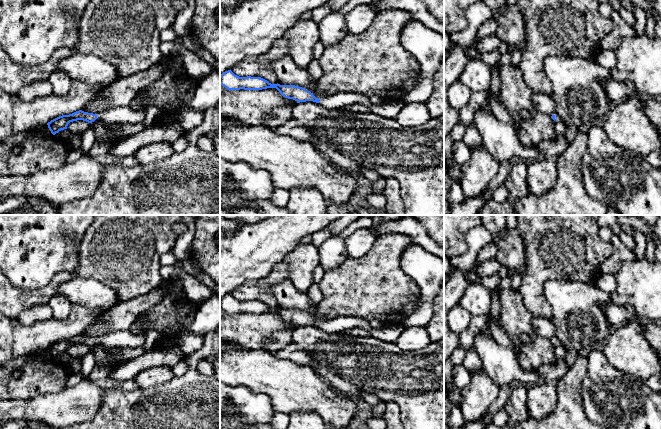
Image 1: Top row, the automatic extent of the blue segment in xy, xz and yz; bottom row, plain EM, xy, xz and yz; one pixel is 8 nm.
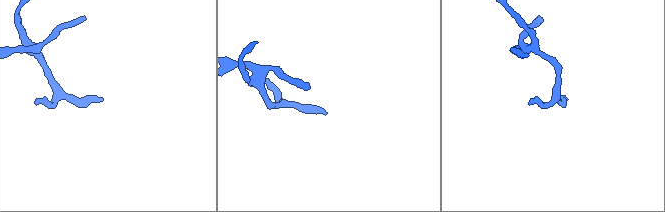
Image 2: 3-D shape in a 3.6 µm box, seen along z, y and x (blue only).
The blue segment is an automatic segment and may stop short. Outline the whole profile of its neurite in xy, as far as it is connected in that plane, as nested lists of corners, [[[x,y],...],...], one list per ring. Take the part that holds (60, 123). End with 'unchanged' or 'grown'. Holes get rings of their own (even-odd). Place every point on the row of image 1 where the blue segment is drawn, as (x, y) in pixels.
[[[129,106],[112,107],[97,115],[79,110],[69,115],[59,116],[48,122],[47,125],[51,133],[55,135],[59,131],[67,129],[70,122],[83,120],[92,123],[96,119],[110,124],[137,124],[144,121],[145,112],[132,109]]] | grown

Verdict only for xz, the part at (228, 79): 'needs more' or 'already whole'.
needs more

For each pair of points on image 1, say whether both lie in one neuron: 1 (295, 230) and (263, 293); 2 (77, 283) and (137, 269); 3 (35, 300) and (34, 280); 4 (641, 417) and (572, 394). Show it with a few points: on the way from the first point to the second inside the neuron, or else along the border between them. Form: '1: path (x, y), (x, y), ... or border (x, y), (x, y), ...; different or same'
1: border (283, 259), (262, 280); different
2: border (96, 279), (108, 285), (116, 292); different
3: border (54, 275), (38, 288), (19, 290), (11, 284); different
4: border (584, 374), (580, 398), (588, 418); different

